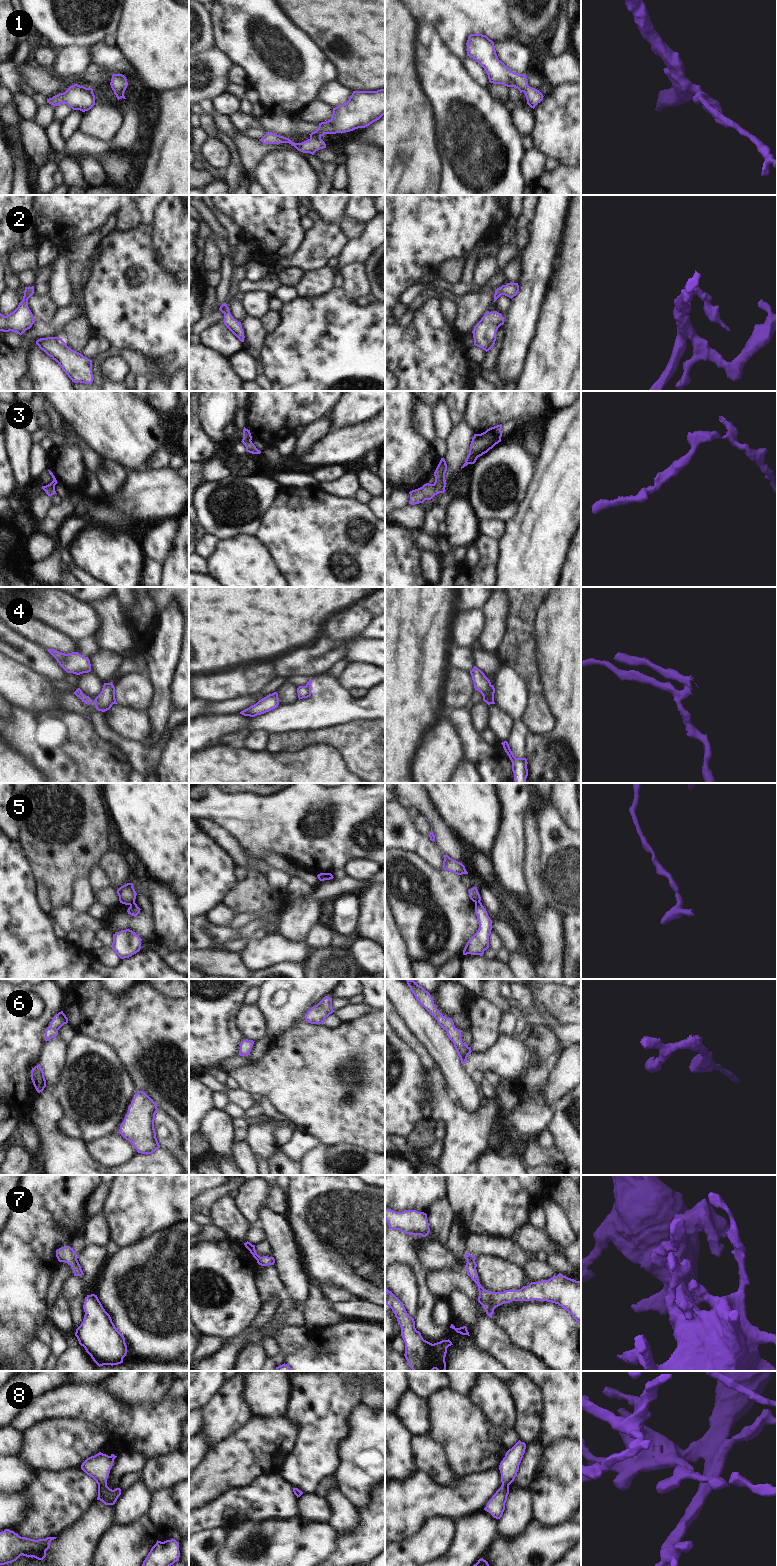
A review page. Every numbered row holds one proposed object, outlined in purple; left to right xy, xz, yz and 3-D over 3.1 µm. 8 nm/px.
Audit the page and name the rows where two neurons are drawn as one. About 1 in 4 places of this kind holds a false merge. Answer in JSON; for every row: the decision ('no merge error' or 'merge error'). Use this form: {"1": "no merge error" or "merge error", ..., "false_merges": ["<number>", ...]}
{"1": "no merge error", "2": "no merge error", "3": "no merge error", "4": "merge error", "5": "merge error", "6": "no merge error", "7": "no merge error", "8": "no merge error", "false_merges": ["4", "5"]}

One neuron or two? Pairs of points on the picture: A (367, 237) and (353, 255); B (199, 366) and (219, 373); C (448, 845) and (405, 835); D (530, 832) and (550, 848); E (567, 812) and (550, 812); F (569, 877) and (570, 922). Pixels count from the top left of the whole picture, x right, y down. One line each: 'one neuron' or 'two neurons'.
A: one neuron
B: one neuron
C: two neurons
D: two neurons
E: two neurons
F: two neurons

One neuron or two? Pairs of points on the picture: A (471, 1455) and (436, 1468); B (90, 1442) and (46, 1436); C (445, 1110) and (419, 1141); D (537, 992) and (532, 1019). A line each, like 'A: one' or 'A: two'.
A: two
B: one
C: two
D: two

